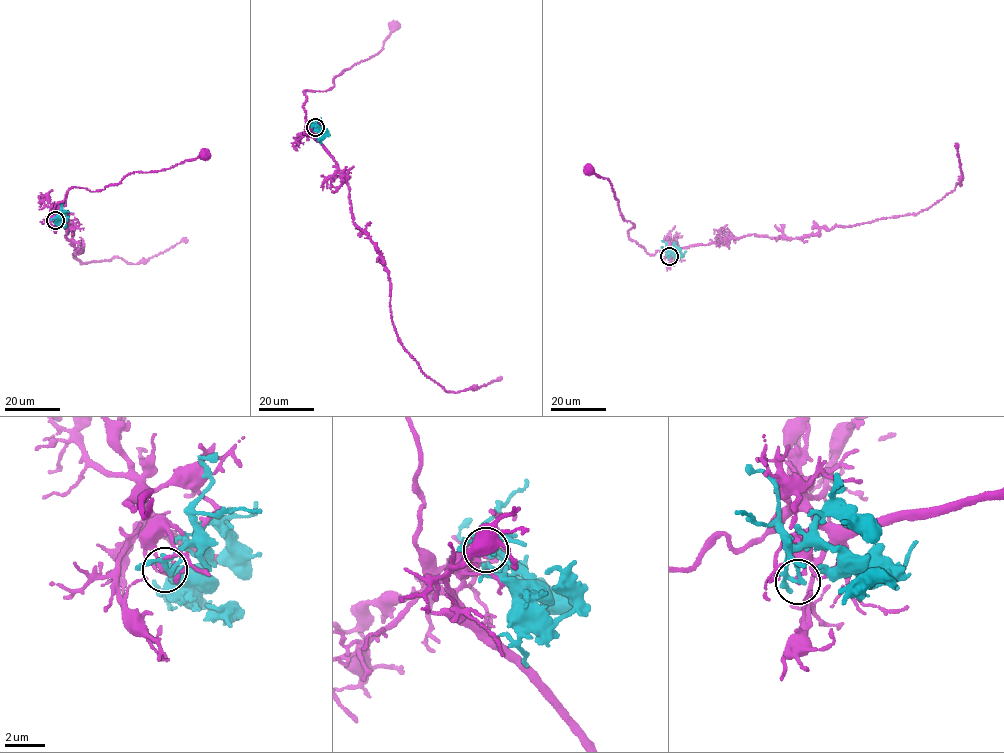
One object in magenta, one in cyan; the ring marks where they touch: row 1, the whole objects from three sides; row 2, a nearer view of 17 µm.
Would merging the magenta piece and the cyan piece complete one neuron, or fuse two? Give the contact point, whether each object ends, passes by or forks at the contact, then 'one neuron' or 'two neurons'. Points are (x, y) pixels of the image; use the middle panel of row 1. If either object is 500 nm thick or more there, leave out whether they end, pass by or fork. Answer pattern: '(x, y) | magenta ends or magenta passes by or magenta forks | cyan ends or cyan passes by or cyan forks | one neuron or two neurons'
(315, 127) | magenta ends | cyan forks | two neurons

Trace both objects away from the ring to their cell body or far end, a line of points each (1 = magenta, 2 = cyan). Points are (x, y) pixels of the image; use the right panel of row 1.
1: (669, 256), (670, 246), (650, 254), (631, 240), (628, 231), (634, 226), (622, 217), (608, 179), (588, 171)
2: (669, 256), (668, 253), (683, 256), (686, 251)

